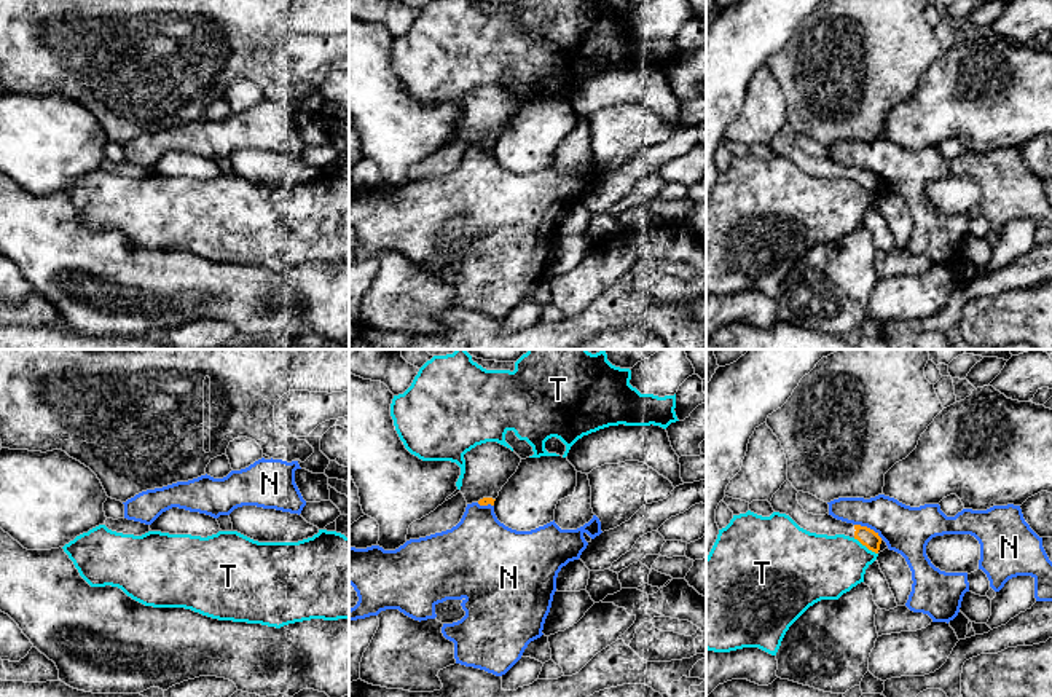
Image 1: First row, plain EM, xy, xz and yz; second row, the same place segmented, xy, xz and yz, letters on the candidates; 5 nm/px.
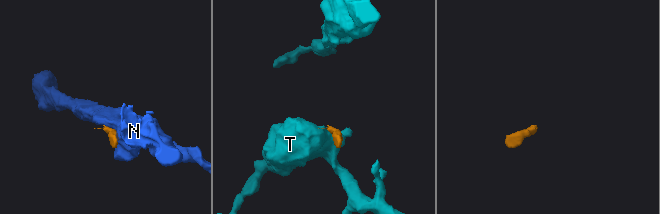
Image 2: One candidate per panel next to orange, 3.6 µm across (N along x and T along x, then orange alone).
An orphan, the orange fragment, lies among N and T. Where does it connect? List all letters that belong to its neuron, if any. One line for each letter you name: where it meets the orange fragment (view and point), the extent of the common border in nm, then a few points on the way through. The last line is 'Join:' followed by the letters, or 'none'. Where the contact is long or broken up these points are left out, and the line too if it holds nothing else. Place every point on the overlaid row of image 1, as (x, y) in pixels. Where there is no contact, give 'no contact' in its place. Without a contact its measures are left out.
Join: none

